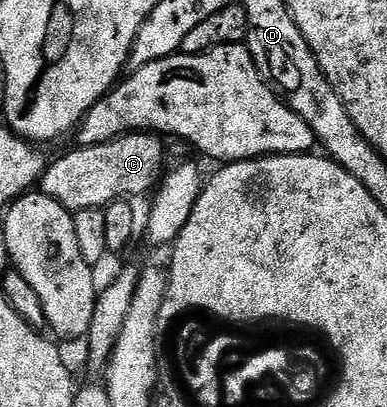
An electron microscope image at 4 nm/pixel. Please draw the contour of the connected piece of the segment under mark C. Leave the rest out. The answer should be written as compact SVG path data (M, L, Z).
M129 132L97 146L75 146L72 152L48 163L43 177L39 179L38 191L53 198L72 214L90 208L104 209L114 200L136 198L147 191L150 193L160 183L165 170L162 142L155 134Z

